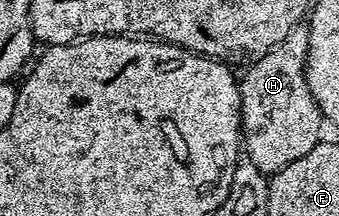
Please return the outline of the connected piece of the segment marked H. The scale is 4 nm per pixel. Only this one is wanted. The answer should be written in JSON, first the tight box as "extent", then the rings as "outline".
{"extent":[239,25,322,177],"outline":[[[301,25],[290,29],[266,57],[251,64],[239,80],[240,125],[242,147],[246,157],[258,169],[271,177],[290,161],[306,157],[316,143],[321,142],[322,116],[304,76],[304,61],[308,58],[308,29]]]}

